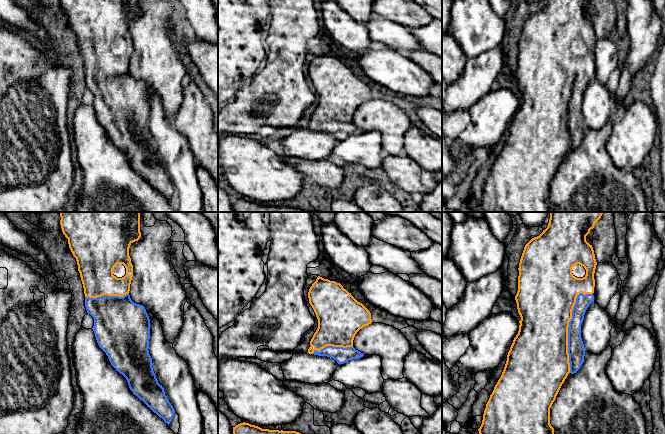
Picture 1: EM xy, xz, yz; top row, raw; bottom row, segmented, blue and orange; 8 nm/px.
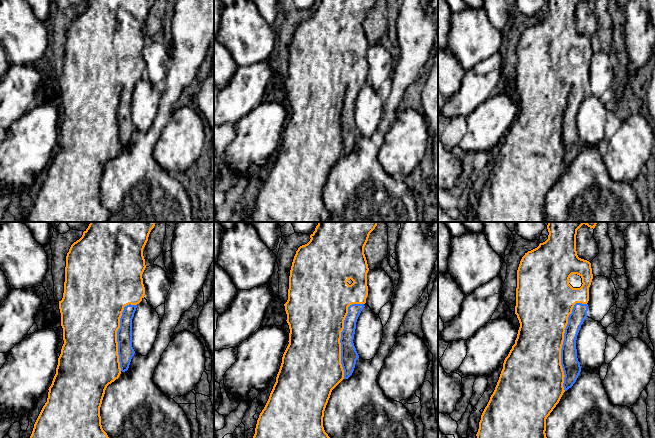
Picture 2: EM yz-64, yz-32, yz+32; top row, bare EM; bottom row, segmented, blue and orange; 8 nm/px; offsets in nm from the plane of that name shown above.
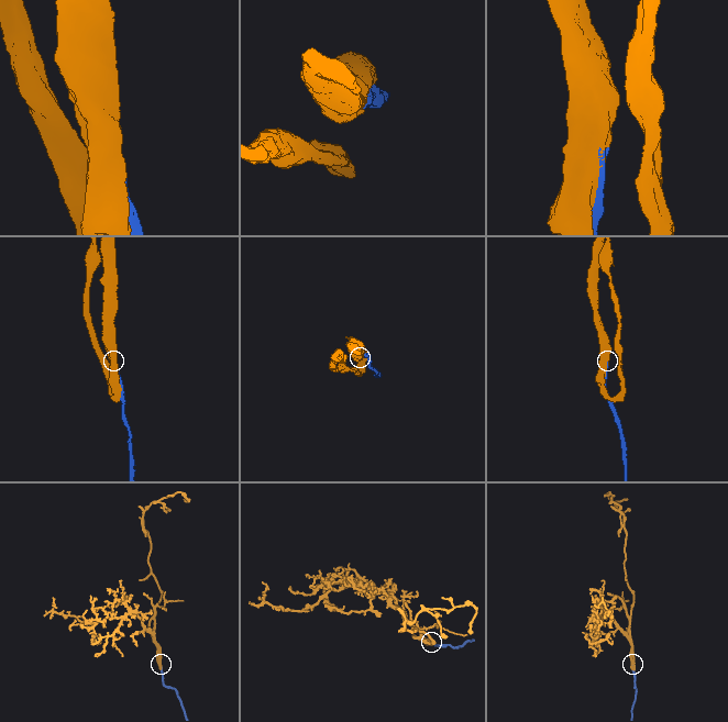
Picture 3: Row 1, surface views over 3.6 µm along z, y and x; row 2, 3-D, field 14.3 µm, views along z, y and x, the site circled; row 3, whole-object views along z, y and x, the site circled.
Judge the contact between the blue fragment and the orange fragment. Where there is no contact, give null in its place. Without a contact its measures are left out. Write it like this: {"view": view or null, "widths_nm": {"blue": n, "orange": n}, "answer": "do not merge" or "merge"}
{"view": "yz", "widths_nm": {"blue": 140, "orange": 440}, "answer": "merge"}

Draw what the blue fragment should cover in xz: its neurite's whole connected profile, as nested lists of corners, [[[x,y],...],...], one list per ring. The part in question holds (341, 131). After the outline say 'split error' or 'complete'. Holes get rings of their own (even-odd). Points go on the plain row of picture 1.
[[[320,52],[310,63],[308,74],[318,95],[318,104],[310,117],[311,122],[307,129],[333,134],[339,141],[363,133],[364,130],[353,123],[353,116],[360,105],[372,99],[370,87],[340,59]]] | split error

